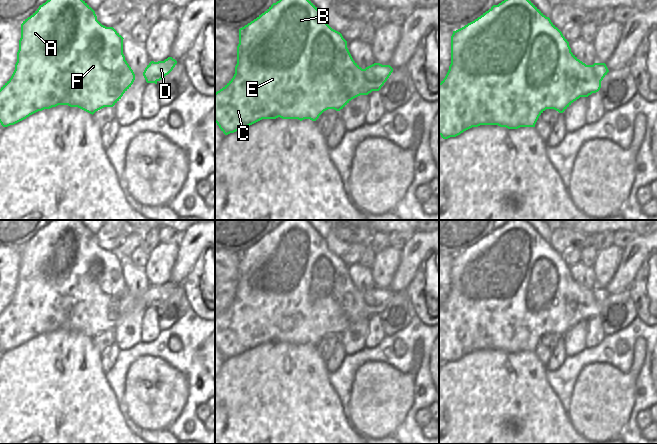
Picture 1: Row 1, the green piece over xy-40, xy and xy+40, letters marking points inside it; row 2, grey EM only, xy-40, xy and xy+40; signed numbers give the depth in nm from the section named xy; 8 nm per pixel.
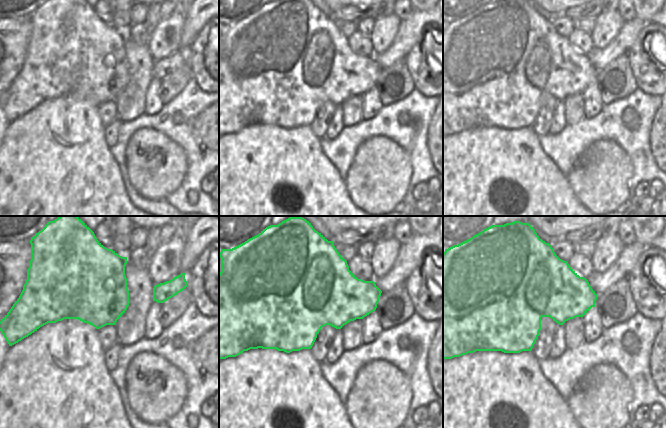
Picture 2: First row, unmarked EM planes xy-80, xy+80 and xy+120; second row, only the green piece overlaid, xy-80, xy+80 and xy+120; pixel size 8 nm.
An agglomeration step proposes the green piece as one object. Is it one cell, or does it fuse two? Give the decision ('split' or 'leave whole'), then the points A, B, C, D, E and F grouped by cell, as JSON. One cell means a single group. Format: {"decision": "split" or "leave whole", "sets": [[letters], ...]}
{"decision": "leave whole", "sets": [["A", "B", "C", "D", "E", "F"]]}

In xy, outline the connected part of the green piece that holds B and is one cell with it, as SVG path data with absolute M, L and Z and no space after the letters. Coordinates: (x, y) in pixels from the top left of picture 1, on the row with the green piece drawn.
M279 0L239 29L237 64L233 78L215 93L215 122L228 135L262 119L310 119L316 121L328 109L340 111L352 99L379 91L393 68L374 63L362 69L352 58L347 41L332 29L325 15L309 0Z

